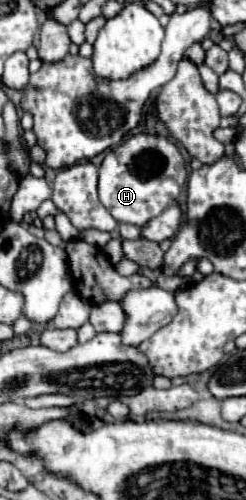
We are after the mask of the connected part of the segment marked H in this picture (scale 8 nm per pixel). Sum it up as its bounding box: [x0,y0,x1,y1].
[98,134,186,228]

